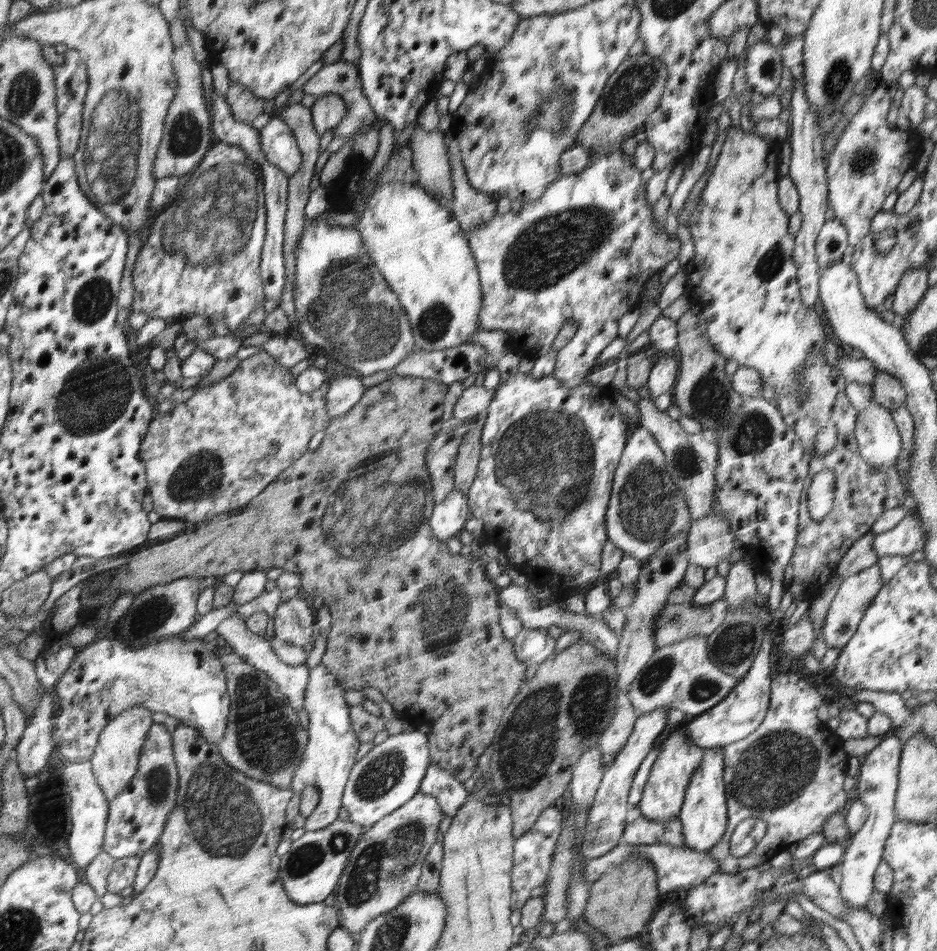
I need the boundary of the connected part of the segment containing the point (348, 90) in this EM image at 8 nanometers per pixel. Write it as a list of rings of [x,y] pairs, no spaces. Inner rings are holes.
[[[343,60],[323,65],[308,82],[303,85],[305,94],[312,94],[315,97],[320,96],[340,96],[346,103],[348,112],[345,117],[335,126],[333,132],[334,137],[340,138],[354,134],[359,127],[367,126],[377,119],[369,100],[363,93],[363,86],[359,78],[359,71],[356,63],[345,62]]]

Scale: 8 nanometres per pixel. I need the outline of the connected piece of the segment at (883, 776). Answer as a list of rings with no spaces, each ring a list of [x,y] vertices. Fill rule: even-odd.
[[[883,736],[880,744],[861,759],[856,777],[858,798],[868,807],[869,815],[862,828],[850,835],[846,850],[838,864],[841,874],[841,896],[844,904],[862,910],[876,891],[873,886],[875,870],[883,859],[886,839],[895,823],[895,792],[899,781],[899,760],[903,744],[896,736]]]

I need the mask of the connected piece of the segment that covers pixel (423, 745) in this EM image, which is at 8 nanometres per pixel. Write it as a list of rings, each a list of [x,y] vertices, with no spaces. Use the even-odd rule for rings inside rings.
[[[414,727],[410,731],[390,735],[385,742],[388,743],[388,752],[384,752],[384,742],[374,745],[354,764],[344,790],[342,806],[348,811],[349,820],[362,827],[372,827],[386,815],[406,804],[419,791],[429,770],[429,747],[426,733]]]

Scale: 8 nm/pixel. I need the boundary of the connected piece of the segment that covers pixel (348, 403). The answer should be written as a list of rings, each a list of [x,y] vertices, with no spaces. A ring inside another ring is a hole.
[[[336,372],[331,377],[329,383],[328,399],[326,402],[326,412],[330,420],[340,418],[350,412],[365,391],[361,378],[354,375],[346,375]]]

